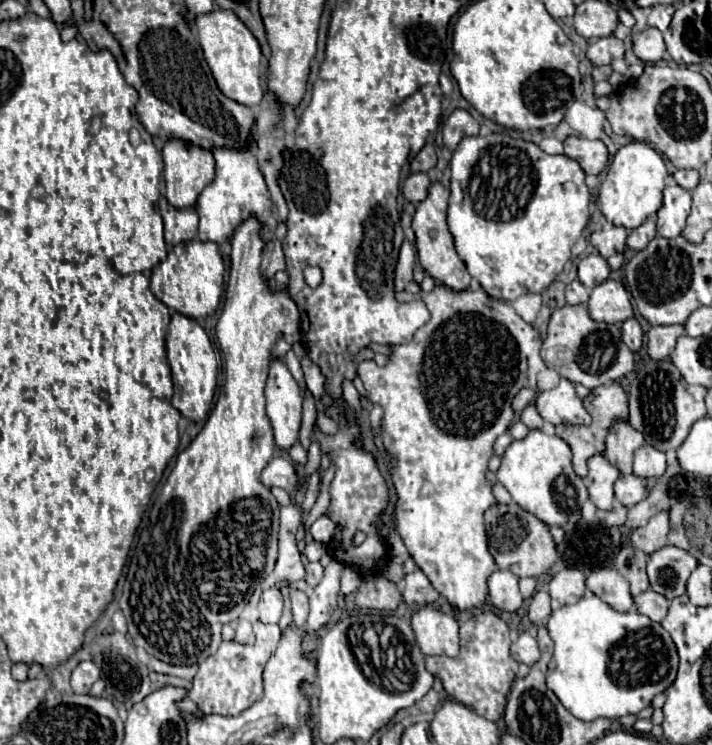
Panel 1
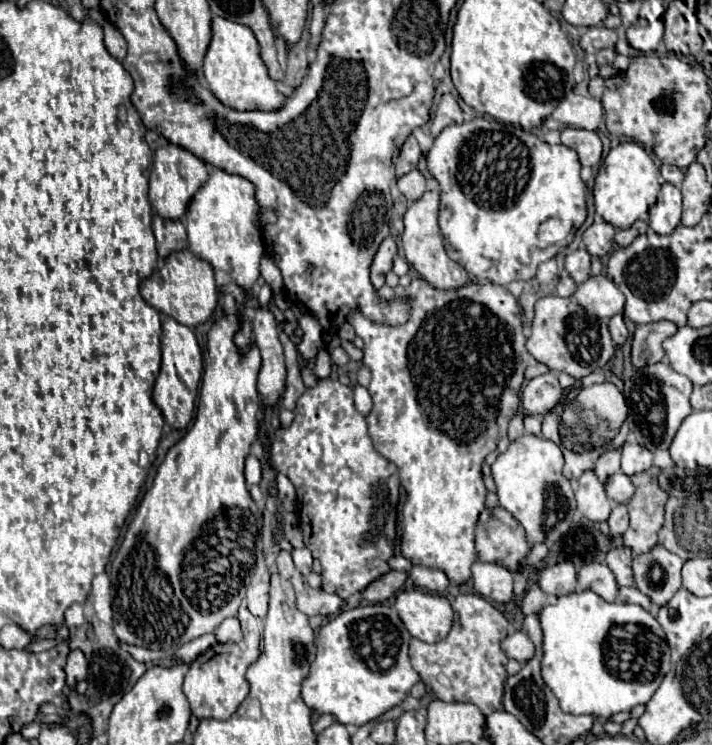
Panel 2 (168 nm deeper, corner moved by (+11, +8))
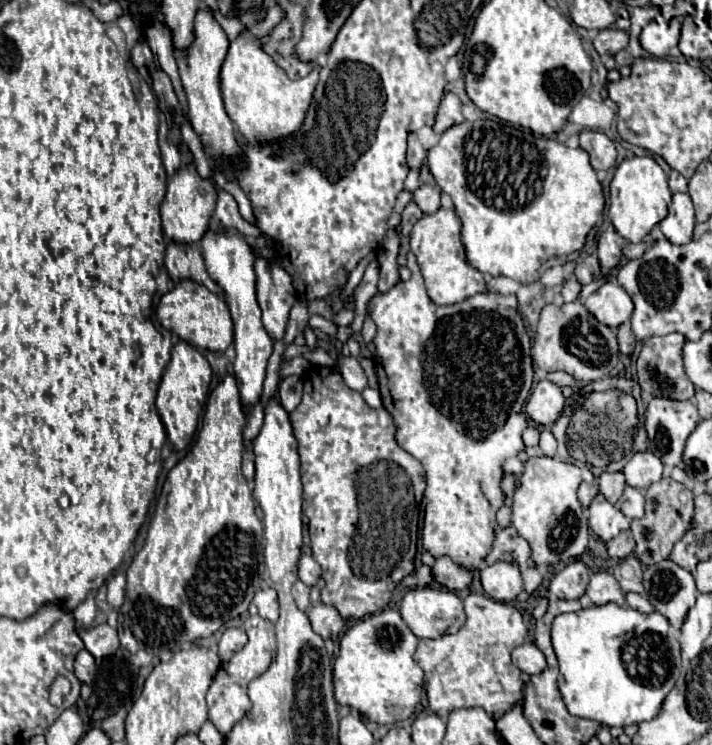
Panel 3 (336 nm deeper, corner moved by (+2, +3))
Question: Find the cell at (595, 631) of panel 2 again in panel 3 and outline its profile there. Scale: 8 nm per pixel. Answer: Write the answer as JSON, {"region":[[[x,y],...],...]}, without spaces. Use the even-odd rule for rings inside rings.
{"region":[[[604,604],[560,614],[552,624],[552,644],[560,662],[558,686],[568,712],[606,726],[624,728],[628,724],[652,720],[680,676],[680,644],[670,630],[670,622],[666,622],[666,618],[658,612],[642,614],[628,606]]]}

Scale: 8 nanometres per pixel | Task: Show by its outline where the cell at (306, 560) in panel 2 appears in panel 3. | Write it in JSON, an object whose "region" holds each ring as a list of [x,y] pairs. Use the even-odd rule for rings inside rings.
{"region":[[[302,554],[300,566],[298,566],[298,576],[300,576],[300,580],[302,580],[304,584],[314,586],[314,584],[320,580],[320,566],[318,566],[318,562],[316,562],[312,556]]]}

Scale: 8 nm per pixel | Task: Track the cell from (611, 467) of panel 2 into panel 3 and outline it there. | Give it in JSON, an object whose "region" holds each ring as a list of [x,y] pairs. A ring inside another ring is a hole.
{"region":[[[602,472],[602,474],[600,474],[598,488],[600,488],[600,494],[602,494],[610,504],[616,504],[618,498],[622,496],[622,490],[626,488],[624,474],[622,474],[622,472],[616,472],[616,474]]]}

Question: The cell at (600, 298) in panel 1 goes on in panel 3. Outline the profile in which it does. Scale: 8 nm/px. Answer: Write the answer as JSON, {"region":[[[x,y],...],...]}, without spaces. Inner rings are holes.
{"region":[[[604,282],[592,296],[584,300],[586,310],[602,324],[610,328],[618,328],[628,322],[632,316],[632,300],[620,284]]]}

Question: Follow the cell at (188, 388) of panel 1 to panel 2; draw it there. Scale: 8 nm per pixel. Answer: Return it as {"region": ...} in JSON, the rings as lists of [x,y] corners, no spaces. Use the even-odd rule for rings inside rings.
{"region":[[[165,317],[163,335],[161,335],[161,353],[163,353],[163,361],[153,387],[153,401],[161,409],[165,421],[171,427],[183,429],[193,419],[193,411],[195,411],[195,399],[197,399],[199,381],[203,374],[201,349],[197,345],[195,333],[187,325],[173,321],[173,317]]]}

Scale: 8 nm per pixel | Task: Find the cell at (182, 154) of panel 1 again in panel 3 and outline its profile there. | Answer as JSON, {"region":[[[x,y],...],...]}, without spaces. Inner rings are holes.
{"region":[[[194,166],[180,168],[172,178],[168,178],[168,190],[160,206],[162,232],[172,242],[198,244],[202,240],[202,234],[210,230],[210,218],[214,214],[214,206],[216,206],[216,188],[208,180],[202,180]]]}

